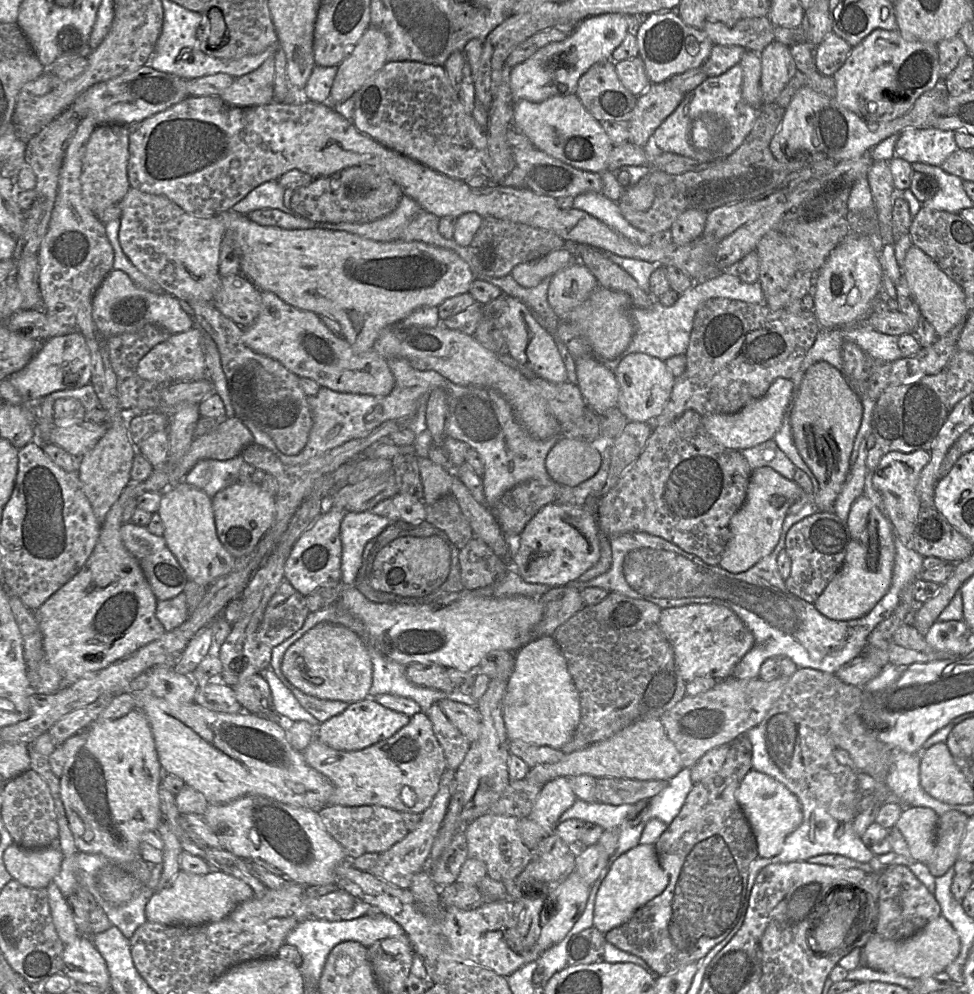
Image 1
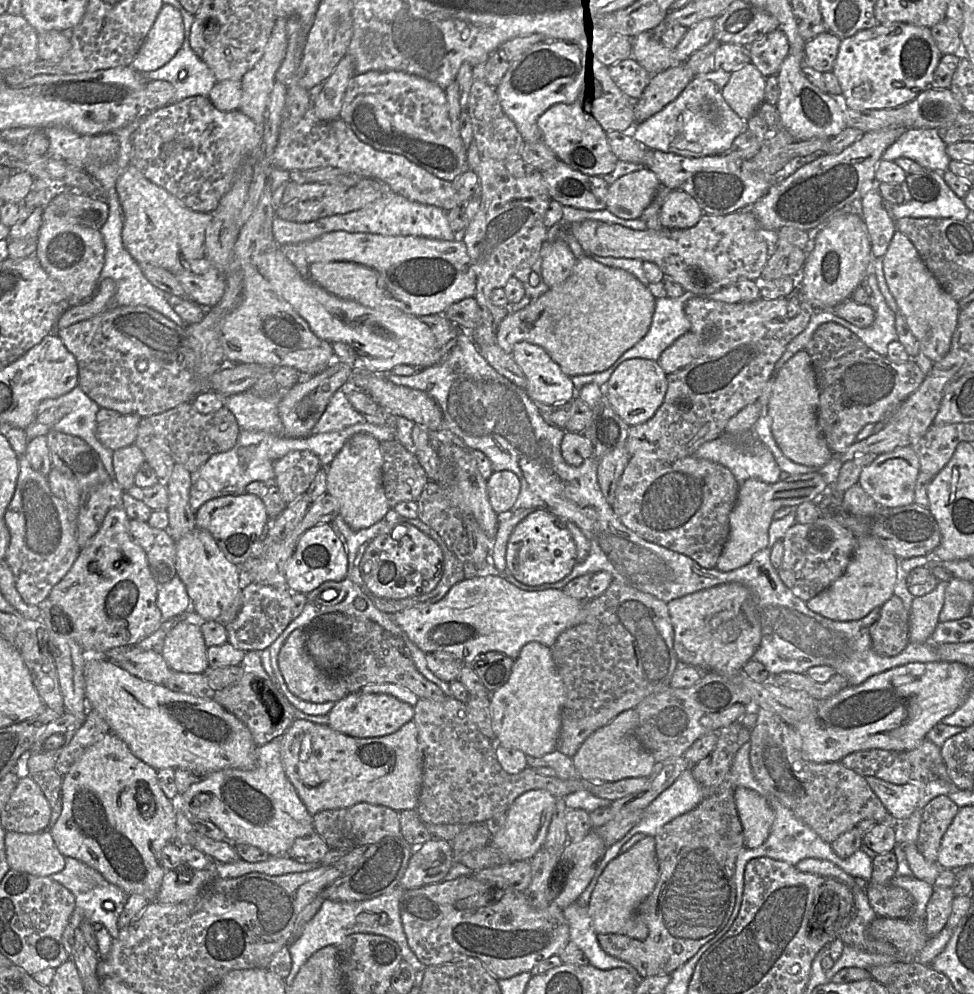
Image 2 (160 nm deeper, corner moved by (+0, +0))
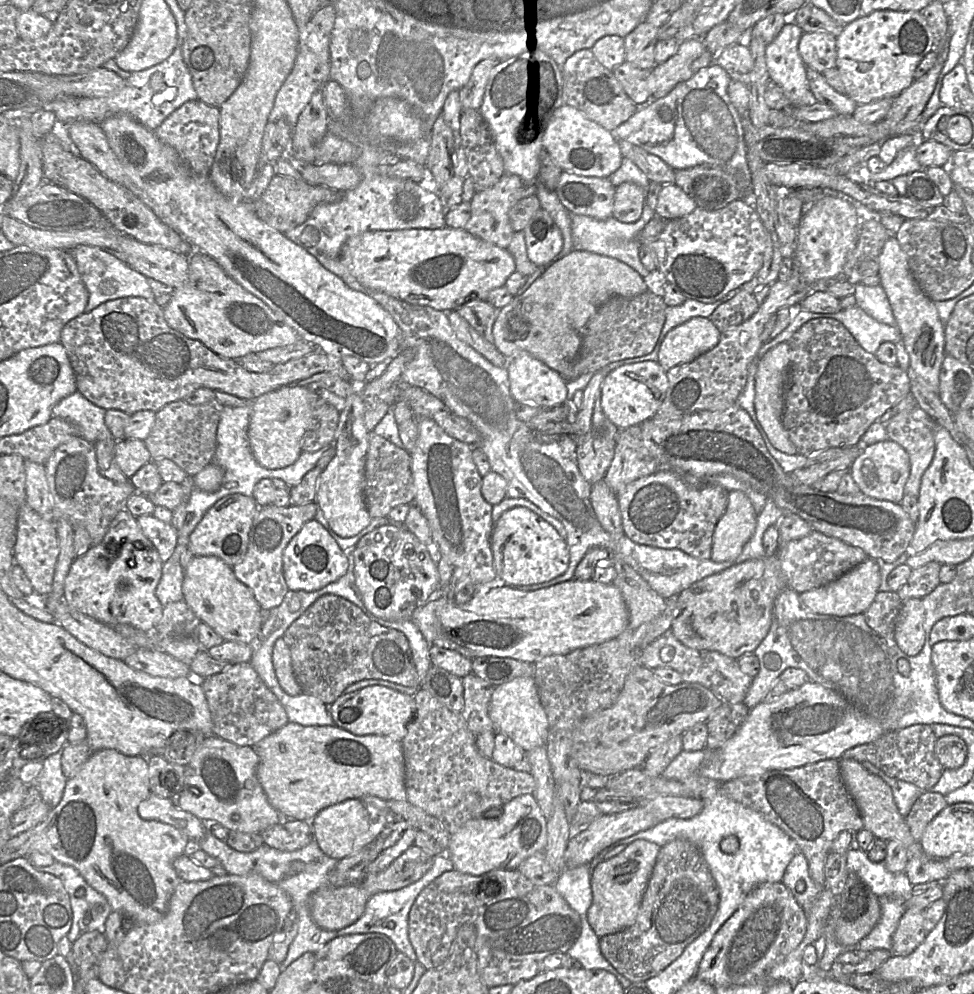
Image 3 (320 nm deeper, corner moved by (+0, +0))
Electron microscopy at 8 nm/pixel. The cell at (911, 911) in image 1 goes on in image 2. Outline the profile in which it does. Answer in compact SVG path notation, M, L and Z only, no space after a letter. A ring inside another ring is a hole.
M893 852L872 858L872 877L866 885L868 901L880 918L910 919L915 905L912 895L891 885L896 877L897 860Z

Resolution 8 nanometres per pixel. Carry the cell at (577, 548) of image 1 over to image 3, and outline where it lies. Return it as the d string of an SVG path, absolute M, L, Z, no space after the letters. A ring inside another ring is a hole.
M525 507L505 511L492 528L491 548L497 577L508 586L548 582L564 574L569 565L566 541L542 517Z

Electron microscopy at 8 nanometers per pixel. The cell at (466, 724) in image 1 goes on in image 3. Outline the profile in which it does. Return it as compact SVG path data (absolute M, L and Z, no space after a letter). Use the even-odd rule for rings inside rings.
M325 594L319 597L282 637L289 647L293 673L302 693L313 695L325 704L332 704L348 686L364 679L382 679L407 687L420 687L421 680L406 636L371 620L359 607L340 596Z

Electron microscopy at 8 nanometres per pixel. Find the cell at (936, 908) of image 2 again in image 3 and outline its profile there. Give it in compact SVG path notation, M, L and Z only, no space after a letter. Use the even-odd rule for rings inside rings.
M906 910L892 936L891 956L908 956L926 938L923 911Z

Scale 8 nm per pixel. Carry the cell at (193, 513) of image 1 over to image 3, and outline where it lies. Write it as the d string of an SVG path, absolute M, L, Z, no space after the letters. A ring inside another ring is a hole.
M194 556L184 569L182 584L183 600L196 617L209 625L224 641L254 645L263 624L263 611L252 591L234 575L232 567L216 556Z

